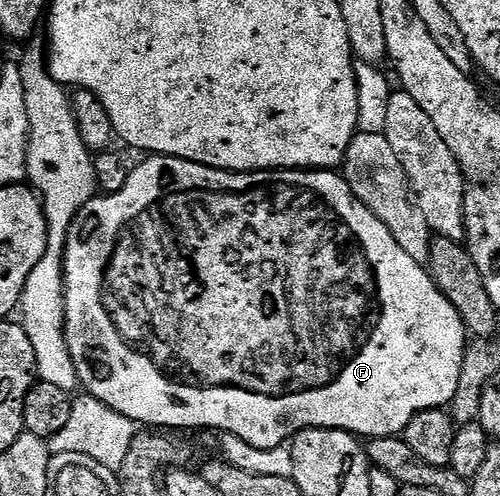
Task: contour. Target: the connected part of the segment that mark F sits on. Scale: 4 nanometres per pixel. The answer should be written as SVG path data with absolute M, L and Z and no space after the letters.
M150 154L150 155L149 155L149 156L148 156L148 157L145 157L145 158L142 158L142 159L145 159L145 160L143 160L143 161L142 161L142 163L141 163L141 164L139 164L139 165L138 165L138 167L137 167L137 168L136 168L136 167L135 167L135 166L134 166L134 167L133 167L133 168L132 168L132 170L130 170L130 173L129 173L129 176L128 176L128 177L127 177L127 181L126 181L126 182L125 182L125 184L124 184L124 185L123 185L123 189L119 189L119 190L118 190L118 191L110 191L110 192L108 192L108 193L101 193L101 194L98 194L98 195L97 195L97 196L96 196L96 197L94 197L94 198L91 198L91 199L88 199L88 200L87 200L87 202L86 202L86 203L85 203L85 204L84 204L84 205L83 205L83 206L81 206L81 208L80 208L80 209L79 209L79 213L78 213L78 214L77 214L77 215L76 215L76 217L75 217L75 218L74 218L74 219L73 219L73 224L71 224L71 225L70 225L70 226L69 226L69 236L68 236L68 237L67 237L67 241L66 241L66 242L65 242L65 340L66 340L66 341L67 341L67 345L68 345L68 346L69 346L69 352L70 352L70 353L71 353L71 357L72 357L72 358L73 358L73 364L74 364L74 365L75 365L75 369L76 369L76 370L77 370L77 381L78 381L78 384L80 384L80 386L81 386L81 387L82 387L82 388L84 388L84 387L85 387L85 388L84 388L84 390L85 390L85 391L86 391L86 392L88 392L88 394L91 394L91 395L94 395L94 397L96 397L96 398L97 398L97 399L98 399L98 400L99 400L99 401L103 401L103 405L107 405L107 406L108 406L108 407L110 407L110 408L111 408L111 409L115 409L115 410L116 410L116 411L118 411L118 412L119 412L119 413L123 413L123 417L127 417L127 418L128 418L128 419L131 419L131 420L133 420L133 422L134 422L134 424L137 424L137 425L144 425L144 426L145 426L145 427L146 427L146 428L149 428L149 429L178 429L178 428L180 428L180 427L209 427L209 428L213 428L213 429L214 429L214 430L216 430L216 431L217 431L217 432L220 432L220 433L222 433L222 432L229 432L229 433L231 433L231 434L234 434L234 435L235 435L235 437L239 437L239 438L242 438L242 439L243 439L243 441L245 441L245 442L249 442L249 443L250 443L250 445L251 445L251 446L255 446L255 447L257 447L257 448L259 448L259 449L260 449L260 450L271 450L271 449L275 449L275 448L276 448L276 447L280 447L280 446L282 446L282 445L285 445L285 444L288 444L288 443L289 443L289 442L290 442L290 440L292 440L292 438L293 438L293 436L294 436L294 435L296 435L296 434L297 434L297 432L298 432L298 431L308 431L308 430L309 430L309 428L310 428L310 427L330 427L330 428L331 428L331 430L332 430L332 431L347 431L347 432L349 432L349 434L350 434L350 435L355 435L355 436L358 436L358 437L374 437L374 436L400 436L400 435L401 435L401 434L402 434L402 432L404 432L404 429L405 429L405 426L407 426L407 425L408 425L408 424L409 424L409 422L410 422L410 421L411 421L411 417L415 417L415 416L416 416L416 415L417 415L417 414L418 414L418 413L420 413L420 412L421 412L421 411L426 411L426 410L427 410L427 409L431 409L431 408L432 408L432 407L440 407L440 408L442 408L442 409L445 409L445 408L448 408L448 407L449 407L449 406L450 406L450 404L452 404L452 402L453 402L453 398L454 398L454 397L455 397L455 389L456 389L456 388L457 388L457 386L458 386L458 385L459 385L459 373L460 373L460 372L461 372L461 370L462 370L462 369L463 369L463 357L464 357L464 356L465 356L465 348L466 348L466 346L467 346L467 332L466 332L466 329L465 329L465 323L464 323L464 322L463 322L463 321L462 321L462 319L461 319L461 318L460 318L460 317L459 317L459 313L458 313L458 312L457 312L457 310L456 310L456 309L455 309L455 305L451 305L451 301L447 301L447 297L443 297L443 293L442 293L442 292L441 292L441 291L440 291L440 289L438 289L438 287L437 287L437 286L435 286L435 285L434 285L434 284L433 284L433 277L432 277L432 275L430 275L430 274L429 274L429 272L428 272L428 270L426 270L426 268L425 268L425 267L424 267L424 266L422 266L422 264L419 264L419 263L416 263L416 262L415 262L415 260L413 260L413 259L412 259L412 258L411 258L411 257L407 257L407 253L403 253L403 249L401 249L401 248L400 248L400 247L399 247L399 241L395 241L395 237L391 237L391 233L390 233L390 232L389 232L389 230L388 230L388 229L387 229L387 225L383 225L383 221L379 221L379 217L375 217L375 213L371 213L371 209L367 209L367 205L363 205L363 201L359 201L359 200L358 200L358 199L357 199L357 198L356 198L356 197L355 197L355 193L354 193L354 192L353 192L353 190L352 190L352 189L351 189L351 188L349 188L349 183L348 183L348 181L346 181L346 180L345 180L345 178L344 178L344 177L342 177L342 176L341 176L341 175L340 175L340 174L338 174L338 172L337 172L337 171L336 171L336 170L333 170L333 169L274 169L274 170L272 170L272 171L220 171L220 170L219 170L219 169L215 169L215 168L214 168L214 167L204 167L204 166L203 166L203 164L201 164L201 163L192 163L192 162L191 162L191 161L187 161L187 160L186 160L186 159L176 159L176 158L175 158L175 156L174 156L174 155L155 155L155 154Z

